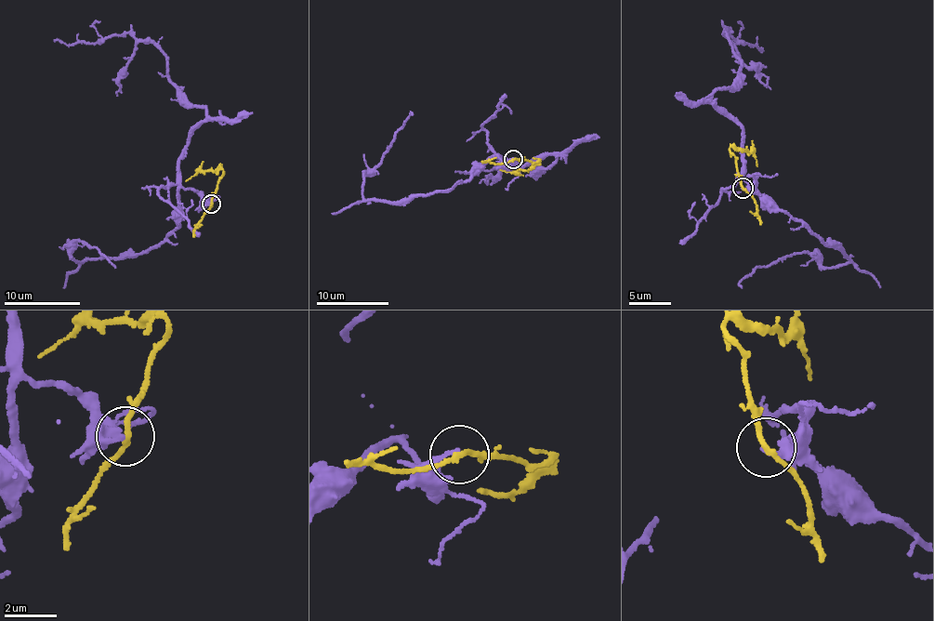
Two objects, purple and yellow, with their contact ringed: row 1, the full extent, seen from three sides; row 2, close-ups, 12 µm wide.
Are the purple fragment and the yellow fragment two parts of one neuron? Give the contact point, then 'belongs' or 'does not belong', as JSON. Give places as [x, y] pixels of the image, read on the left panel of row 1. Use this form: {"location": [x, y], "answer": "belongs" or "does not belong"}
{"location": [211, 204], "answer": "does not belong"}

